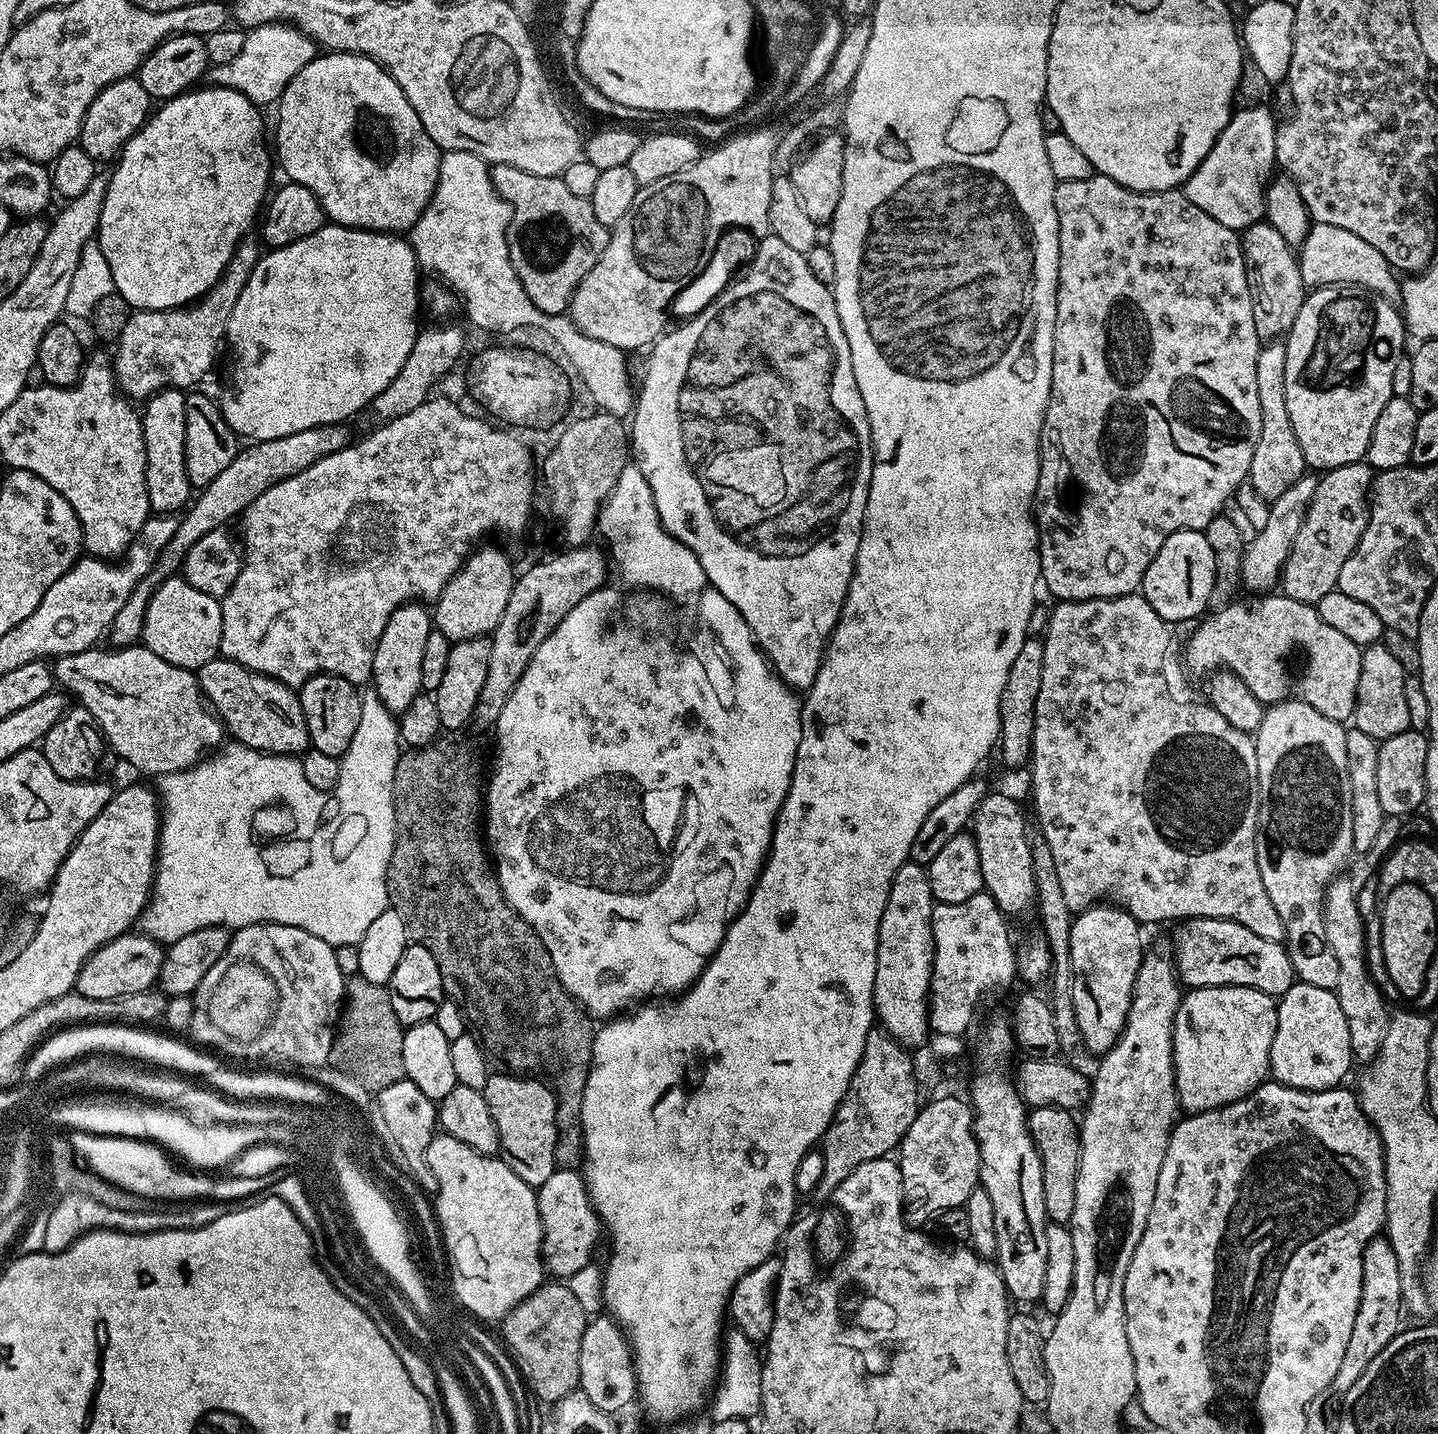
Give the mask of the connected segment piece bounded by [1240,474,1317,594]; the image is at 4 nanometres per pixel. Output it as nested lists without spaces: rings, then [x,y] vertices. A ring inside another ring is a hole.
[[[1305,474],[1290,486],[1290,490],[1278,494],[1278,498],[1269,503],[1269,522],[1247,541],[1244,556],[1241,558],[1240,578],[1243,587],[1248,587],[1252,594],[1268,594],[1272,587],[1280,584],[1280,573],[1284,571],[1284,563],[1294,546],[1294,538],[1298,538],[1298,530],[1308,513],[1310,502],[1316,493],[1317,477]]]

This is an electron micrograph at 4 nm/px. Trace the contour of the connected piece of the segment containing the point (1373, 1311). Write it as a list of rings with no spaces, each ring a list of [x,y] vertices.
[[[1375,1236],[1362,1254],[1362,1298],[1358,1298],[1358,1315],[1354,1317],[1354,1330],[1346,1346],[1346,1355],[1338,1365],[1338,1374],[1334,1374],[1333,1391],[1343,1392],[1362,1378],[1362,1370],[1366,1370],[1370,1361],[1401,1332],[1400,1312],[1404,1311],[1398,1258],[1394,1258],[1394,1250],[1387,1238]]]

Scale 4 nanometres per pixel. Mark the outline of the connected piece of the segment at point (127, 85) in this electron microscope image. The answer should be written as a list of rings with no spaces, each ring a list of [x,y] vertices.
[[[135,75],[110,82],[110,86],[103,88],[98,98],[90,102],[90,110],[86,110],[86,118],[82,118],[80,148],[97,162],[115,161],[129,138],[148,121],[153,108],[152,96],[142,90],[142,82]]]

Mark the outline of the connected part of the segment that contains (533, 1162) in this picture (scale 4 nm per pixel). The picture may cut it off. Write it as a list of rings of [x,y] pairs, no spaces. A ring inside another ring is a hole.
[[[503,1070],[497,1073],[489,1075],[482,1091],[500,1139],[502,1158],[522,1182],[538,1186],[557,1170],[556,1141],[560,1138],[560,1127],[556,1125],[556,1094],[539,1078],[525,1078]]]

